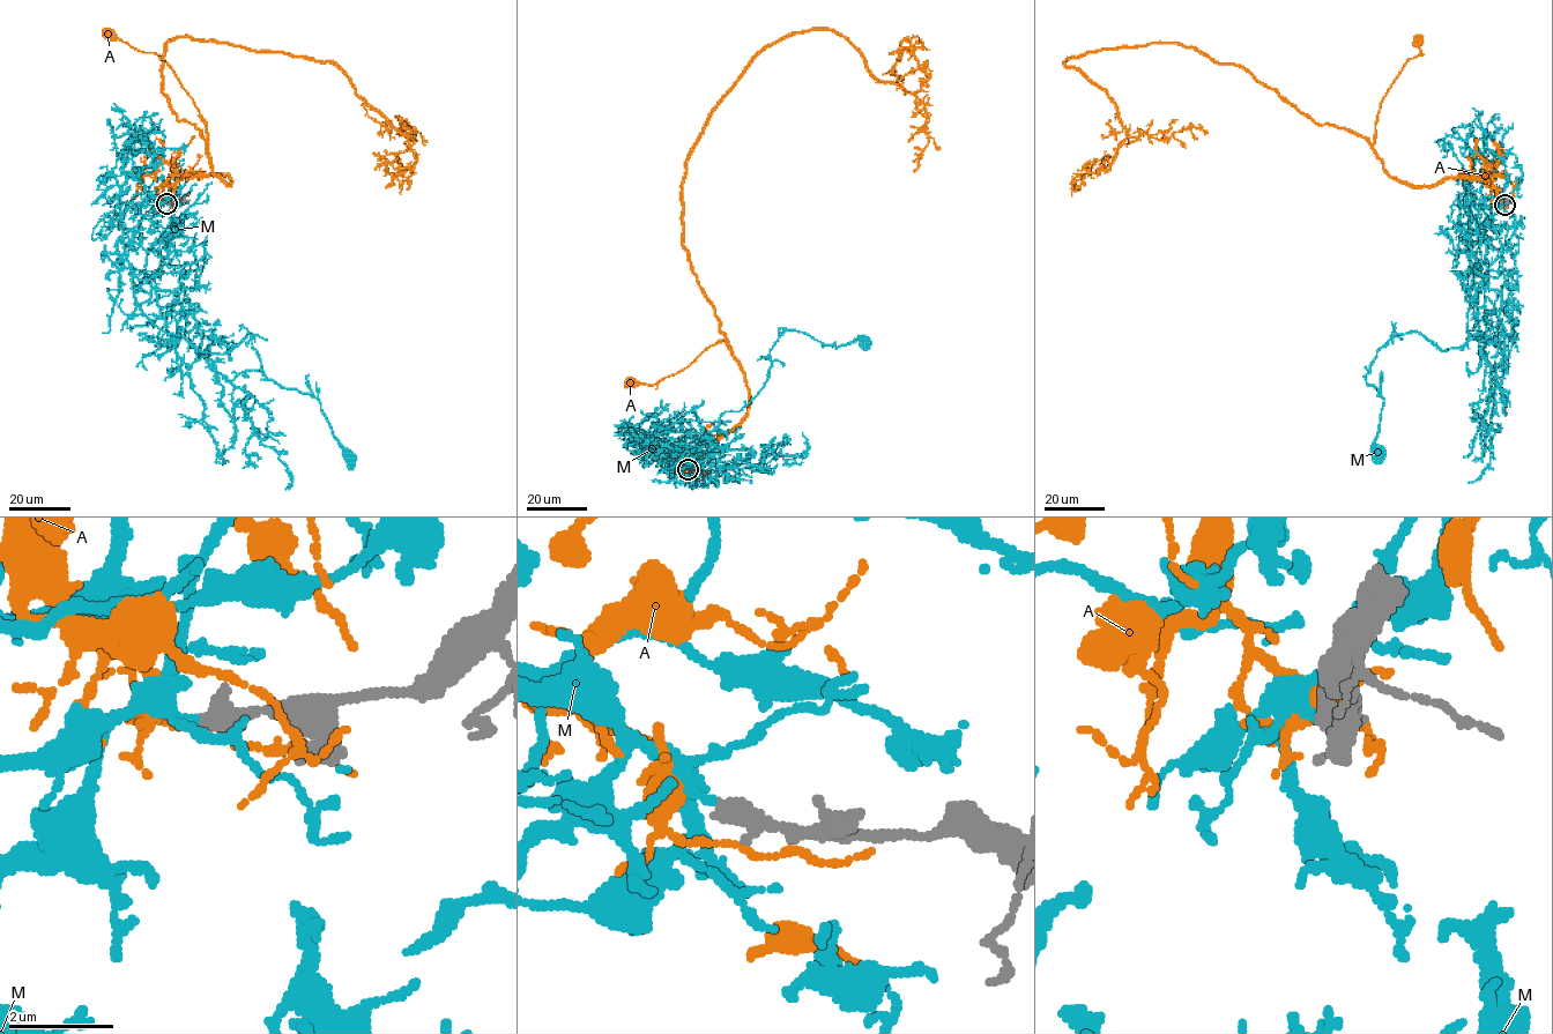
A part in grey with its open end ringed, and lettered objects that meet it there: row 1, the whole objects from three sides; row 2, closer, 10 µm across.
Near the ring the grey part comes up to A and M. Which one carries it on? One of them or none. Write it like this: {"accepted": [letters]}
{"accepted": ["M"]}

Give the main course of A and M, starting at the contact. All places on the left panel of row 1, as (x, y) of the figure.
A: (169, 203), (157, 191), (165, 185), (230, 179), (213, 170), (205, 120), (171, 67), (109, 34)
M: (166, 203), (120, 203), (140, 309), (205, 352), (227, 354), (250, 333), (264, 373), (312, 395), (350, 456)

